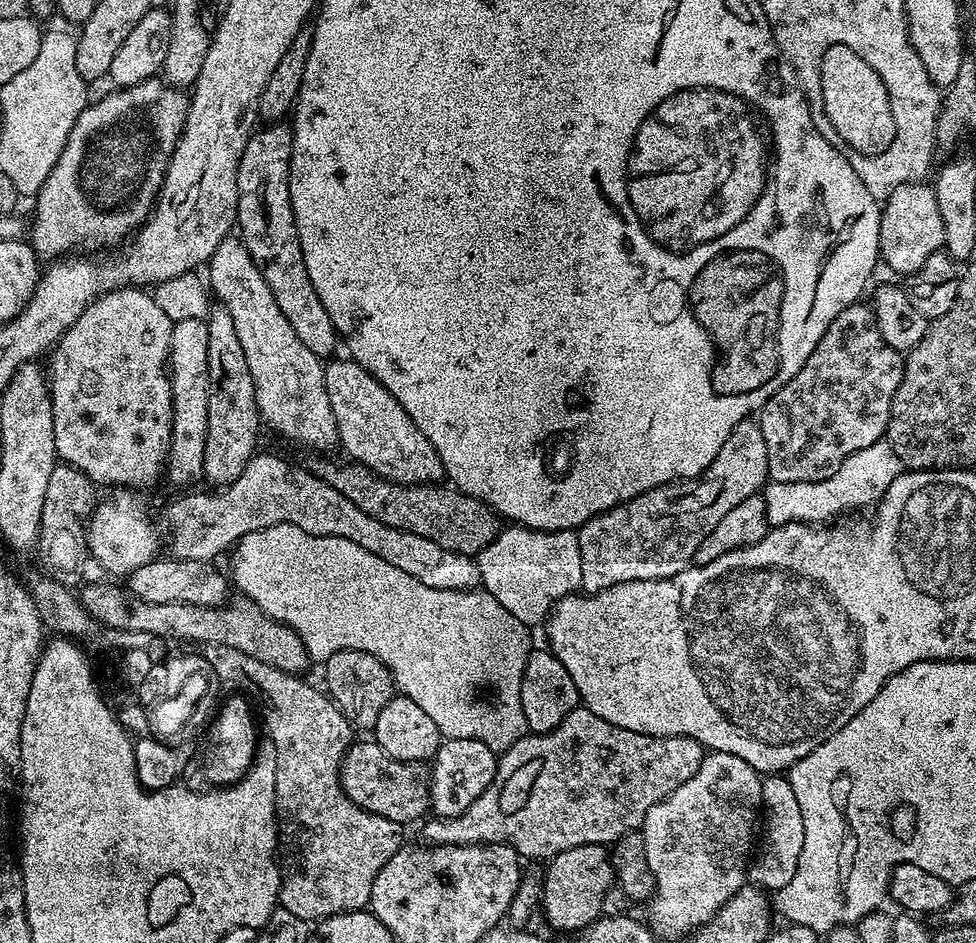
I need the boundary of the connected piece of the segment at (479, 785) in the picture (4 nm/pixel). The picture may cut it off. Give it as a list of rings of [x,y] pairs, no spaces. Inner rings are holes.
[[[474,738],[441,739],[440,749],[430,761],[432,781],[428,803],[431,811],[437,817],[449,820],[470,810],[478,794],[482,794],[482,790],[492,784],[497,759],[497,753],[492,752],[486,742],[478,742]]]

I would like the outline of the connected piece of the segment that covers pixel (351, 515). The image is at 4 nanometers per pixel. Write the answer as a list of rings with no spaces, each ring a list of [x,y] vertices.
[[[261,451],[259,454],[250,458],[250,462],[246,462],[246,470],[242,470],[242,474],[238,474],[238,478],[234,478],[234,482],[230,482],[225,488],[219,490],[207,490],[208,492],[192,492],[189,496],[180,496],[168,508],[168,542],[166,538],[166,552],[173,560],[193,560],[194,562],[215,561],[215,556],[220,556],[229,551],[236,543],[246,534],[254,534],[258,530],[266,530],[270,526],[278,526],[279,524],[293,524],[298,526],[298,530],[306,530],[306,534],[314,534],[315,536],[333,536],[334,538],[350,538],[350,542],[358,542],[358,546],[362,546],[362,550],[370,550],[370,554],[378,554],[378,558],[382,558],[382,562],[390,562],[390,566],[398,566],[398,570],[406,570],[406,574],[410,574],[414,578],[418,578],[418,582],[422,582],[426,586],[434,586],[438,590],[472,590],[480,584],[480,571],[476,565],[475,559],[470,556],[463,556],[457,552],[450,550],[442,550],[442,546],[438,546],[438,542],[430,542],[430,538],[422,538],[422,534],[410,534],[406,530],[398,530],[394,526],[386,526],[386,522],[378,522],[378,518],[370,518],[370,514],[365,514],[363,510],[358,510],[358,506],[354,506],[354,502],[350,502],[350,498],[345,498],[343,494],[338,494],[338,490],[334,490],[334,486],[330,486],[322,478],[315,476],[307,467],[299,468],[296,464],[291,464],[288,460],[283,460],[280,456],[271,456],[270,453]]]

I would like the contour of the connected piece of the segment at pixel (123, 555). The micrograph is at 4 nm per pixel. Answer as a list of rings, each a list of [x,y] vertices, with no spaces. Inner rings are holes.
[[[117,488],[109,491],[109,496],[99,501],[92,509],[86,525],[86,548],[108,572],[116,576],[127,577],[134,570],[146,566],[157,559],[162,542],[156,538],[156,532],[148,521],[148,508],[139,491],[131,488]]]

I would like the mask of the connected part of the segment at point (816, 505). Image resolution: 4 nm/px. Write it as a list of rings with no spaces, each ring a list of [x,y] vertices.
[[[887,439],[879,440],[874,442],[874,446],[866,446],[866,450],[858,450],[854,454],[850,454],[850,458],[846,458],[846,462],[842,462],[842,466],[838,466],[838,470],[834,470],[834,474],[830,474],[830,478],[826,478],[822,482],[765,483],[762,495],[766,502],[766,518],[769,525],[772,526],[793,522],[819,525],[821,522],[831,521],[833,518],[839,517],[836,515],[846,511],[847,508],[864,508],[867,504],[875,505],[884,497],[884,492],[890,486],[890,482],[894,482],[894,478],[899,476],[901,471],[902,465],[898,454],[894,454]]]

